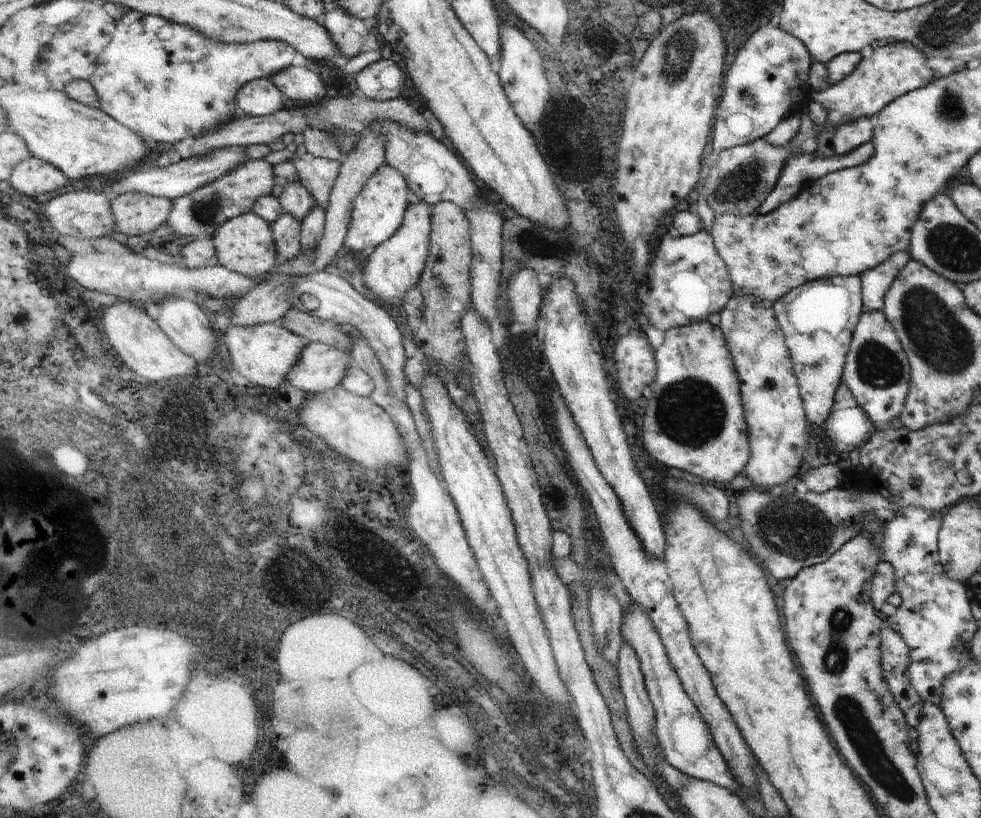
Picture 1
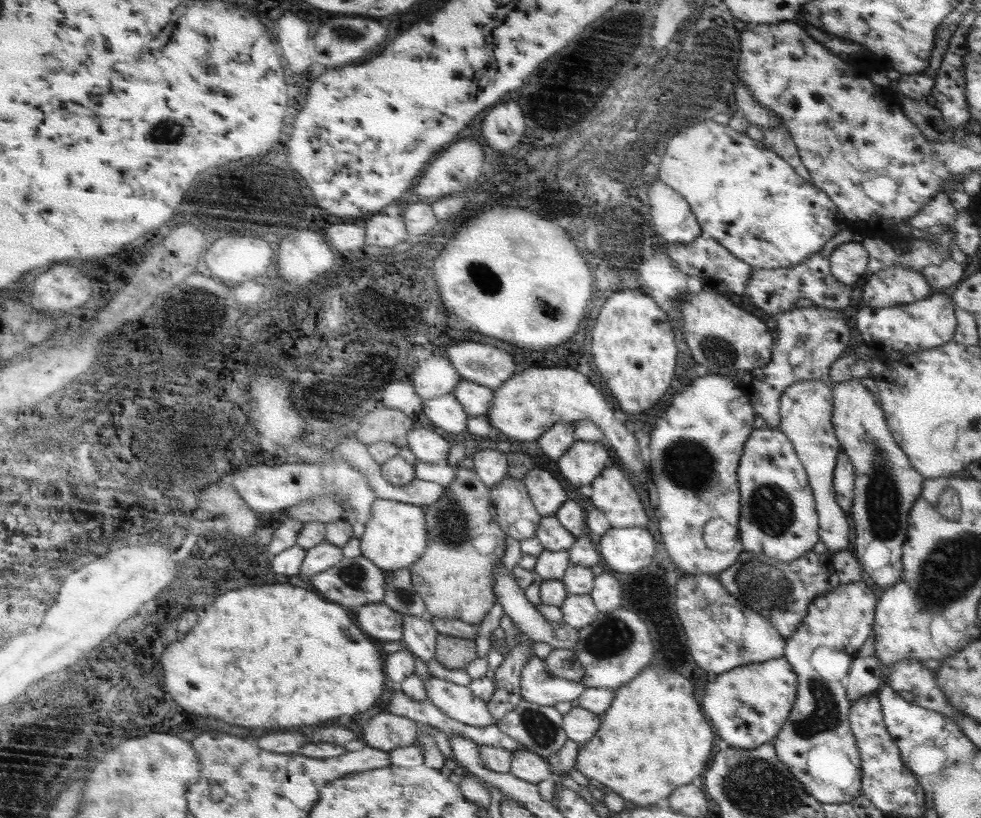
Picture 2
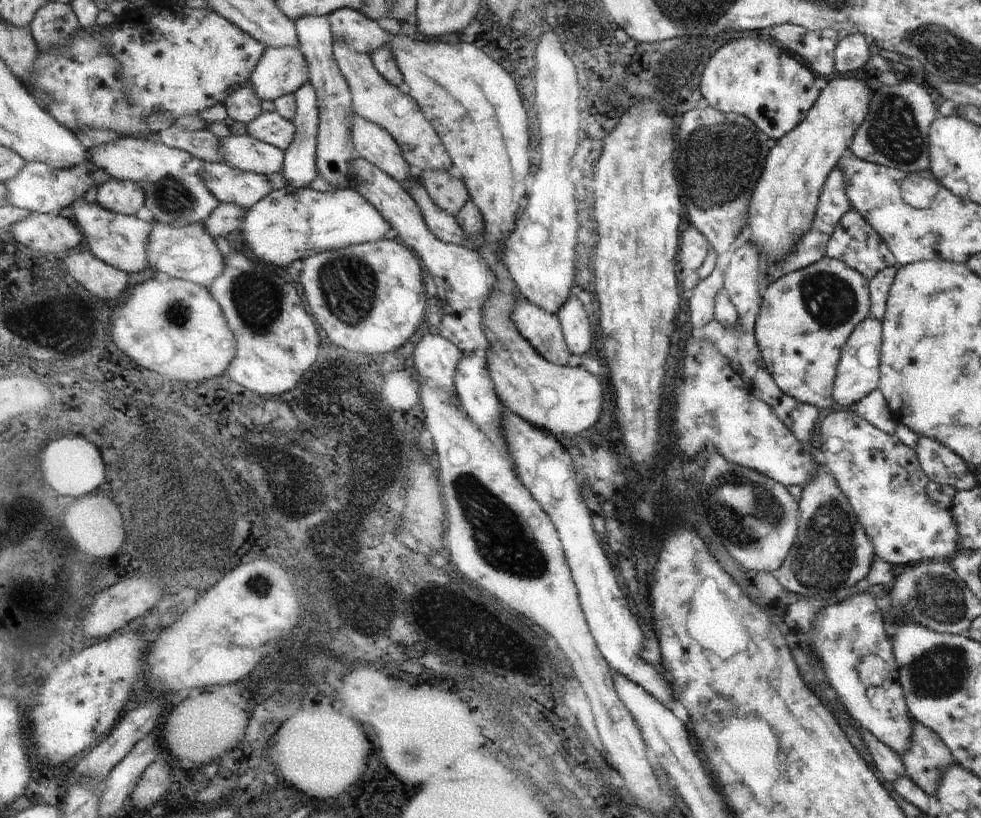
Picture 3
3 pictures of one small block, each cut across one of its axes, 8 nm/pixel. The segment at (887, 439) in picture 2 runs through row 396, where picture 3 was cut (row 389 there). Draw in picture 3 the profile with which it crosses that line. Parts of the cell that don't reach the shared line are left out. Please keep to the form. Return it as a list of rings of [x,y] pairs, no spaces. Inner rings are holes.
[[[867,316],[847,338],[845,346],[841,348],[841,358],[837,364],[837,376],[833,380],[833,402],[853,408],[859,400],[869,396],[873,390],[877,390],[879,384],[879,370],[881,370],[881,322]]]

